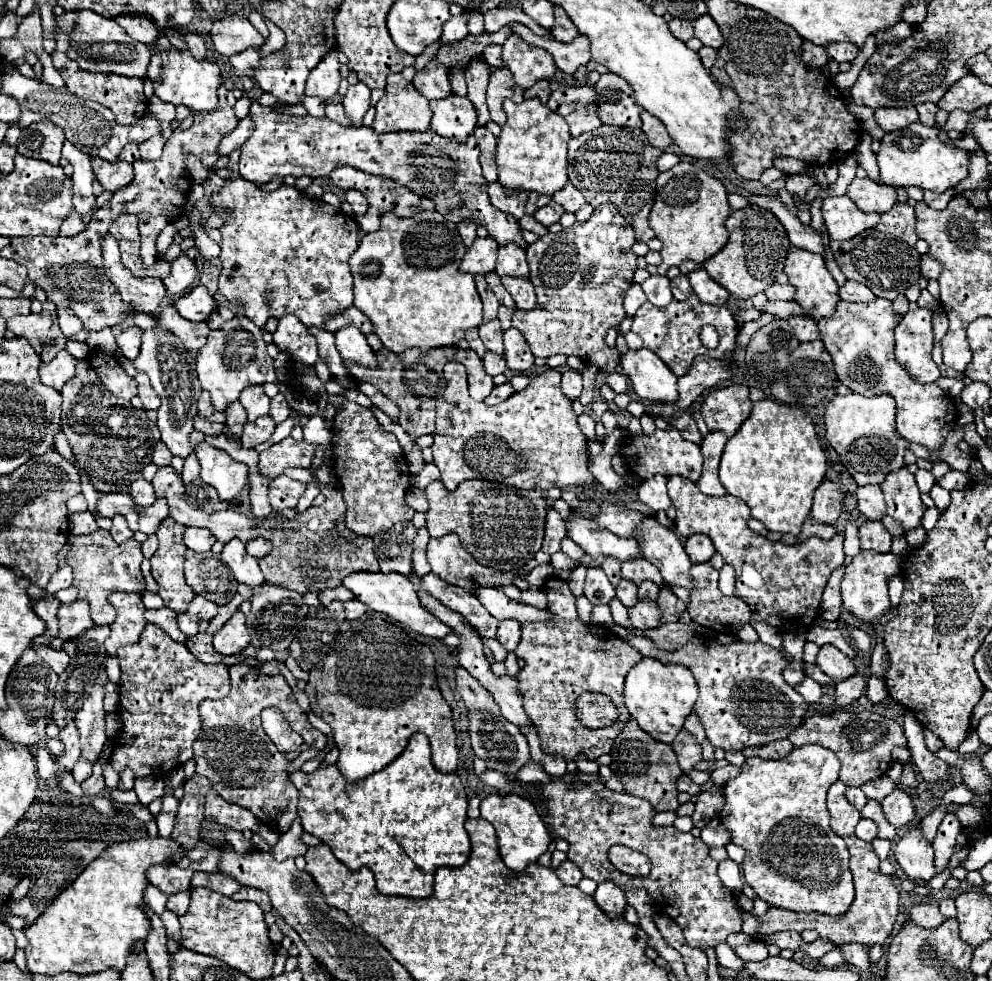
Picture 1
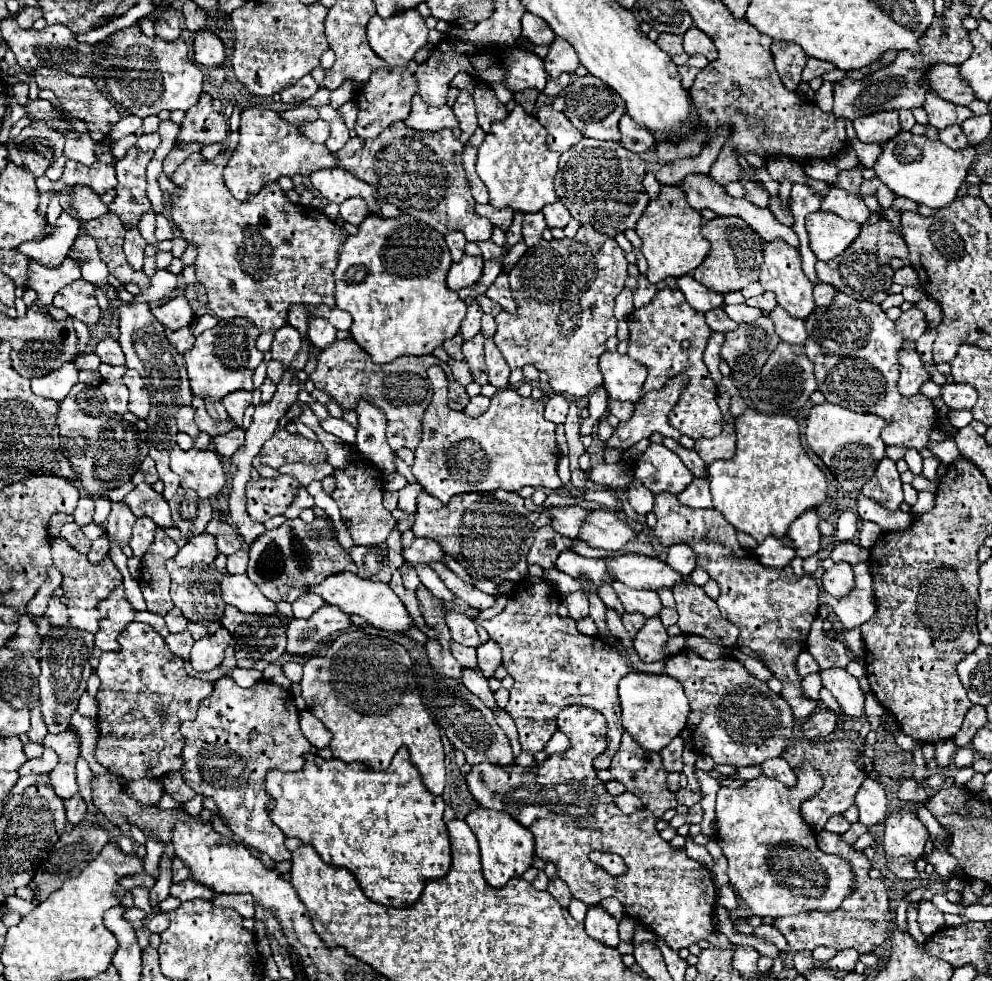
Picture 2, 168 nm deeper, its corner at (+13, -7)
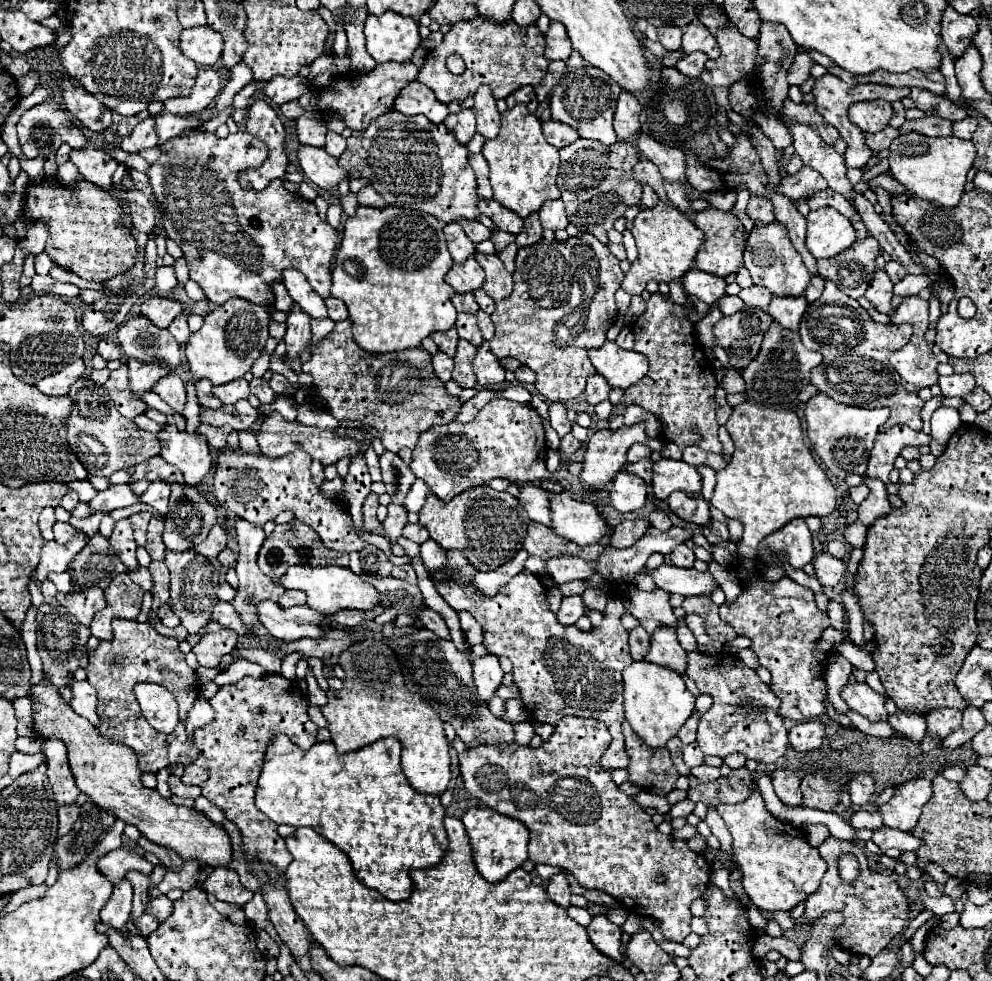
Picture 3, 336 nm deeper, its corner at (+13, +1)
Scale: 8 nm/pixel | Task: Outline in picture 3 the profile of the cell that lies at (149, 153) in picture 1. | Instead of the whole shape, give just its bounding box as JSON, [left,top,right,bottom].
[154,110,204,142]

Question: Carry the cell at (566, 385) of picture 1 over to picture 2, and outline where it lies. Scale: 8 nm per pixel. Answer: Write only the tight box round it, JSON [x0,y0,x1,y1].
[544,394,568,424]

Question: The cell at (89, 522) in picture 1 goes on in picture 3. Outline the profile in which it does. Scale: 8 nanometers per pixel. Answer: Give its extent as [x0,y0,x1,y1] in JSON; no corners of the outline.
[54,522,76,544]

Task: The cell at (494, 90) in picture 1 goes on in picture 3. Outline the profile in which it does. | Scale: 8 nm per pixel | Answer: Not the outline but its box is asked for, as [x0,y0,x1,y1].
[474,86,500,140]

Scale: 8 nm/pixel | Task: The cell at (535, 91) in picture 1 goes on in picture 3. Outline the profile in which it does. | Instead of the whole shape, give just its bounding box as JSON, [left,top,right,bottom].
[506,86,538,114]

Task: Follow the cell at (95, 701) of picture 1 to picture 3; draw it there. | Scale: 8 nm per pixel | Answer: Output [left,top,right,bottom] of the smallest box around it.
[42,738,80,806]

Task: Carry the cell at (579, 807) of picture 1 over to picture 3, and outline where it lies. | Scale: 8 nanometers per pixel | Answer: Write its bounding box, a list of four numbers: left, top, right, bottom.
[458,716,712,942]

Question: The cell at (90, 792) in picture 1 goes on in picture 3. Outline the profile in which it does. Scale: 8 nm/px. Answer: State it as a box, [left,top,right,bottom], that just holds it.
[58,804,78,836]

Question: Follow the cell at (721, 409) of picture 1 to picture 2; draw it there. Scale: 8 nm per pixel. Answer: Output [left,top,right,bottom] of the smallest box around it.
[694,394,736,464]

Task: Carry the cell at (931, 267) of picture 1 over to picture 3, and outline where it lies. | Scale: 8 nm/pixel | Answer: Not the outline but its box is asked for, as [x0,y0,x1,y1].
[884,260,906,284]

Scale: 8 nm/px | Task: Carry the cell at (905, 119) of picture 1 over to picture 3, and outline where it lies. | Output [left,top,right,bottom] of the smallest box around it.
[848,100,892,132]

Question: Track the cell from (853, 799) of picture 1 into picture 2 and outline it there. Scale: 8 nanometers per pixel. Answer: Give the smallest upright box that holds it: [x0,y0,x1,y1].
[826,814,850,834]

